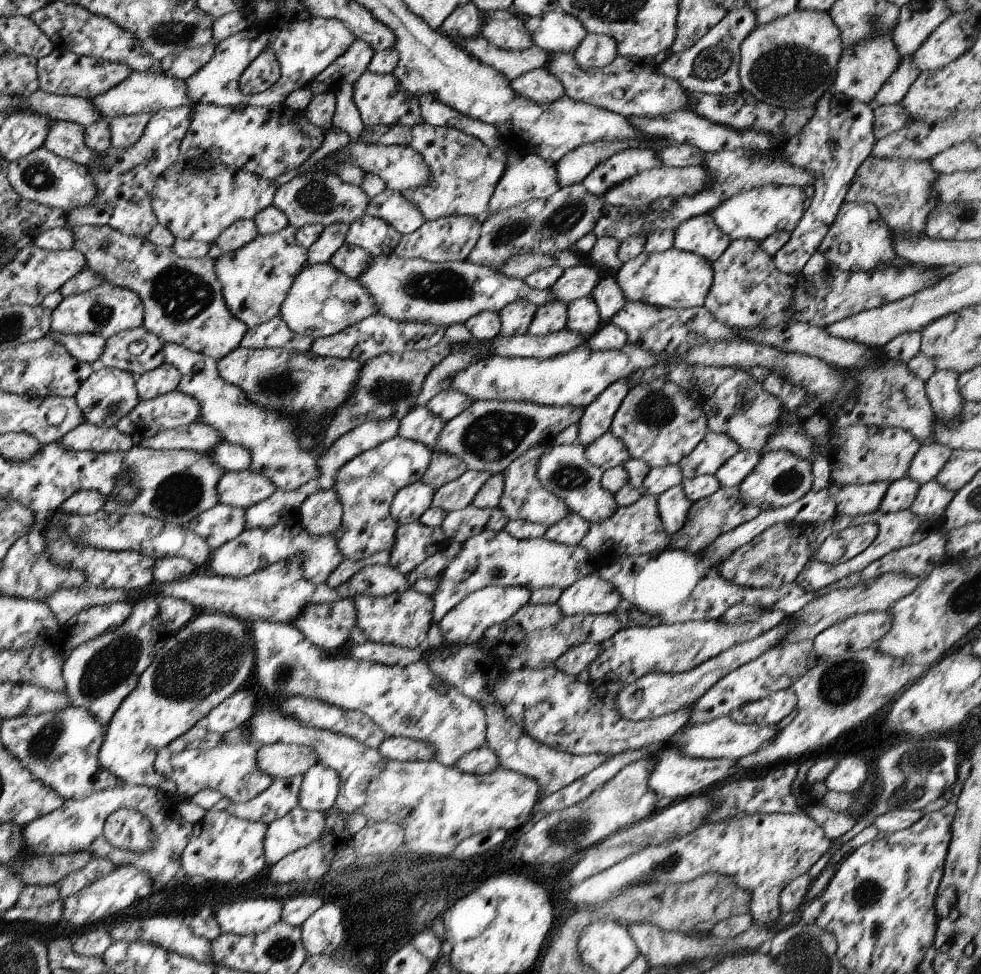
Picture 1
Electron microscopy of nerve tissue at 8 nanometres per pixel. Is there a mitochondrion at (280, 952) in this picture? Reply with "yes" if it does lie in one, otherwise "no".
yes

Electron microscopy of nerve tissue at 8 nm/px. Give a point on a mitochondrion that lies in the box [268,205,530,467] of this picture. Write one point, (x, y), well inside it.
(438, 286)

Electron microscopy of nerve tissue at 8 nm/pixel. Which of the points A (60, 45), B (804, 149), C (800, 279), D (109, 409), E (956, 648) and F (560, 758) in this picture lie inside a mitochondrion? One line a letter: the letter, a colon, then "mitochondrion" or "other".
A: other
B: other
C: other
D: mitochondrion
E: other
F: other

